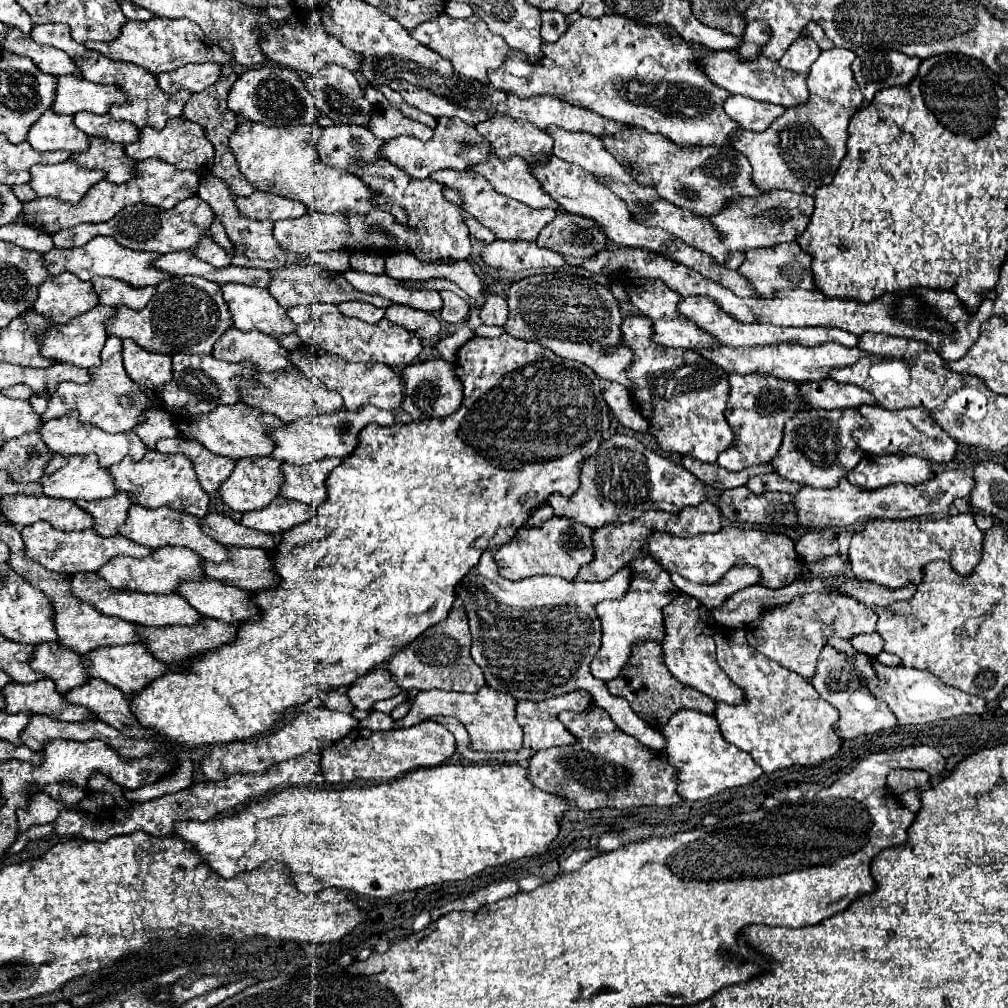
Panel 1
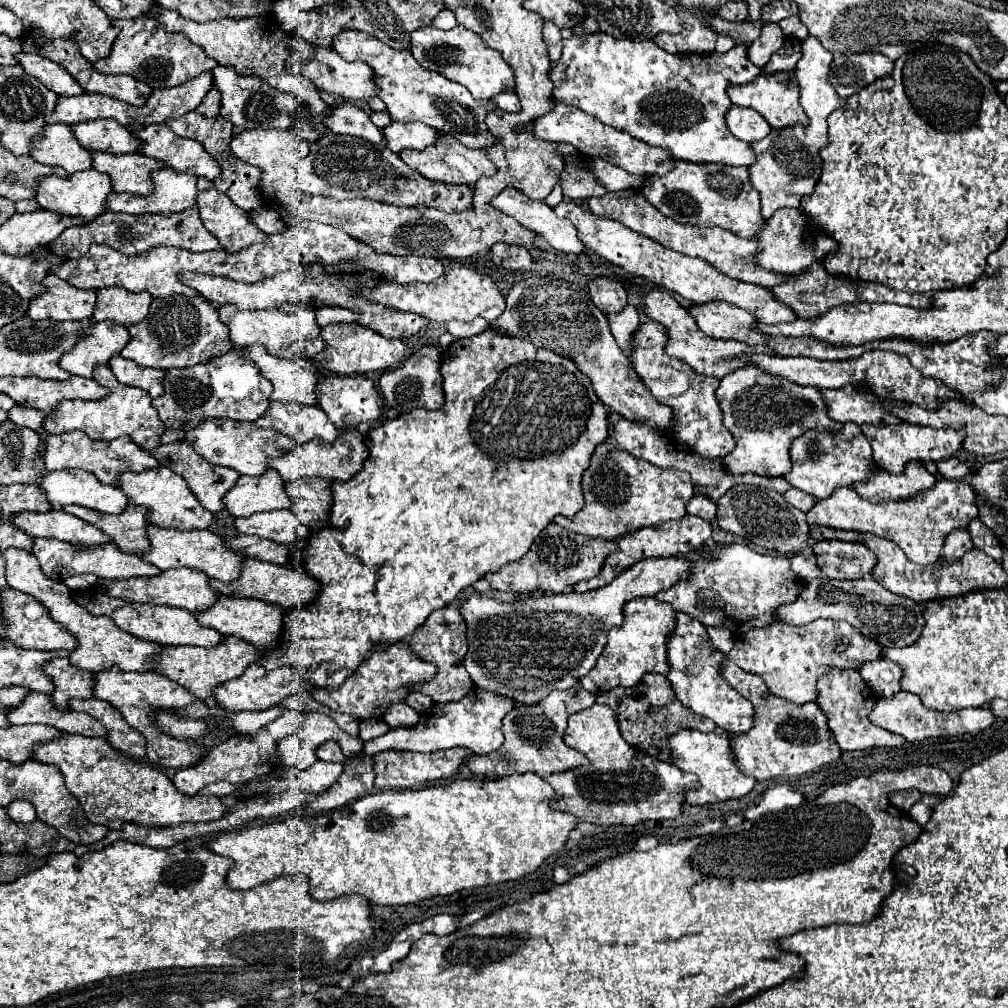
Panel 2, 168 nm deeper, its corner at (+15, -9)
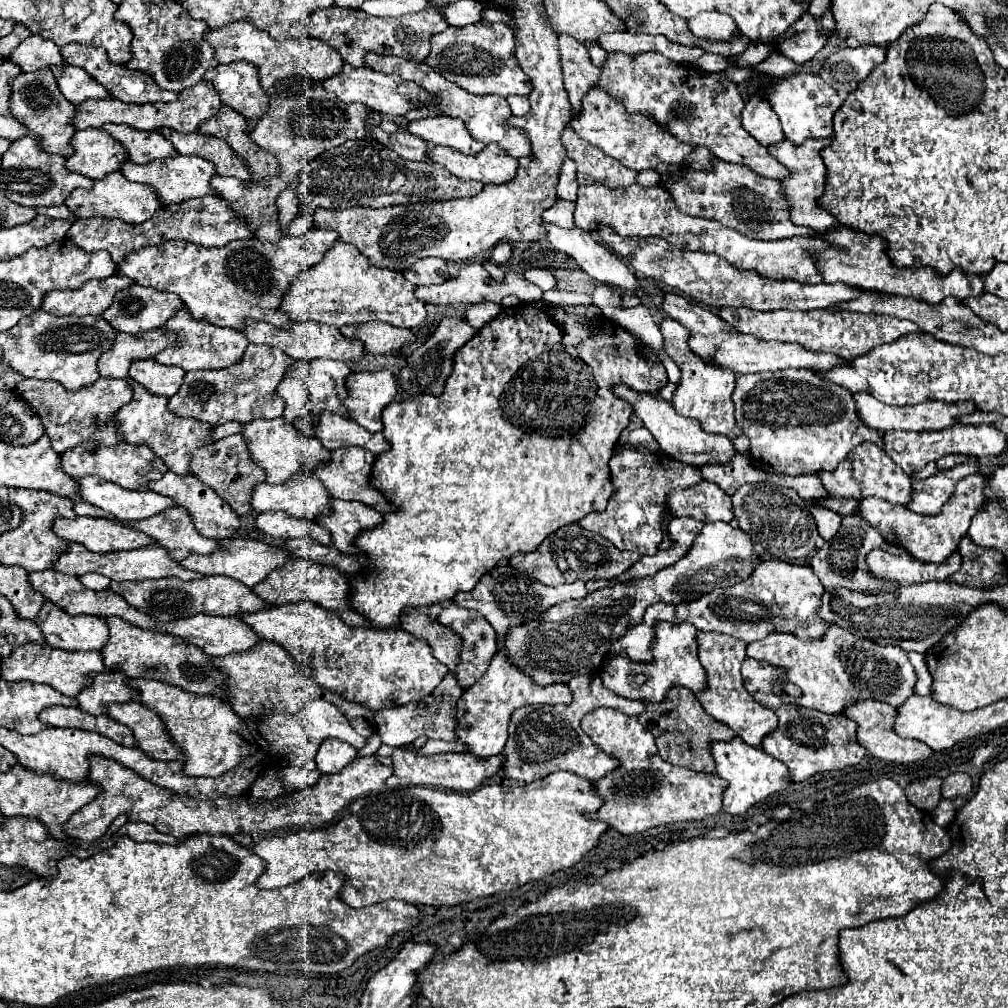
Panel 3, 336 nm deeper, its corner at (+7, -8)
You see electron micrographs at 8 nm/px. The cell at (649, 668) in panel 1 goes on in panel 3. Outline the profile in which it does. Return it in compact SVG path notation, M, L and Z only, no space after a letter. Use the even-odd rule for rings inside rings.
M679 685L669 689L669 693L665 695L665 701L661 703L643 701L643 703L645 703L645 713L641 713L637 719L645 729L653 733L663 761L669 761L671 765L687 767L693 771L701 771L701 773L715 771L715 763L709 753L711 741L729 741L735 737L735 733L725 723L719 723L705 713L691 689L685 689Z

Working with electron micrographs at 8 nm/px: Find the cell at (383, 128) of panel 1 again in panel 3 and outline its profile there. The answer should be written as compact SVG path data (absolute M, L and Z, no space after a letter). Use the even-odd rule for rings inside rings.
M427 117L427 119L415 119L407 125L407 131L415 137L421 137L423 141L431 145L447 145L457 151L475 155L479 153L485 145L477 143L465 123L461 119L453 117Z

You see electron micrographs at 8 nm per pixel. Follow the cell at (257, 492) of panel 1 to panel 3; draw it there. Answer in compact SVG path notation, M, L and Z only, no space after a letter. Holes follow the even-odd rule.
M301 471L301 473L297 473L297 477L291 477L289 481L281 483L281 485L269 485L269 483L255 485L255 489L251 493L251 507L257 513L261 513L261 511L283 511L291 517L315 519L319 513L329 511L329 499L331 497L325 491L325 487L321 485L321 481L317 481L313 475Z

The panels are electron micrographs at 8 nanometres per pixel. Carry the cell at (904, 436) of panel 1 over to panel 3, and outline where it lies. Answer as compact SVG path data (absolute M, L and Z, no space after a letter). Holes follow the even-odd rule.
M951 425L941 431L923 431L923 433L913 433L913 431L887 431L883 433L885 445L883 451L907 473L919 473L929 461L937 461L943 455L949 453L963 453L969 457L983 457L983 455L999 455L1007 449L1007 437L993 425Z

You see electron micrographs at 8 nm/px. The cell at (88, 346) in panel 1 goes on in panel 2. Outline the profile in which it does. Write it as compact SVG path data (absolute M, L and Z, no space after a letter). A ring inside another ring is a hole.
M97 322L89 328L87 338L73 348L73 352L61 358L61 368L71 374L93 378L97 366L109 366L109 360L131 340L131 334L125 326L117 326L115 322Z

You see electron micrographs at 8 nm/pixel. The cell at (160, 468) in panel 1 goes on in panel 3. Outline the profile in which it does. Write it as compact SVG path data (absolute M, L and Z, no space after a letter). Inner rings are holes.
M167 471L163 475L163 479L159 481L153 481L147 485L151 491L155 493L161 493L165 497L171 497L179 507L187 509L187 513L191 515L193 519L193 525L197 531L201 531L201 535L205 537L219 537L219 539L225 539L225 537L233 537L235 531L239 529L239 517L233 513L233 509L207 485L203 485L197 477L193 475L187 475L187 477L177 477L173 471Z

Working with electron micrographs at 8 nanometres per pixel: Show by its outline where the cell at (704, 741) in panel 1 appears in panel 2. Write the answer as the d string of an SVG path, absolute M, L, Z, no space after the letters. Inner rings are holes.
M681 730L677 736L671 738L671 748L673 748L673 758L675 758L675 766L685 770L685 772L693 772L699 776L701 788L699 790L689 790L689 798L687 804L717 804L717 802L725 802L725 800L733 800L733 798L741 798L745 794L749 794L753 790L753 786L757 784L755 778L743 774L739 770L739 766L735 764L735 754L731 750L729 738L725 732L711 732L711 734L703 734L703 732L693 732L693 730Z

